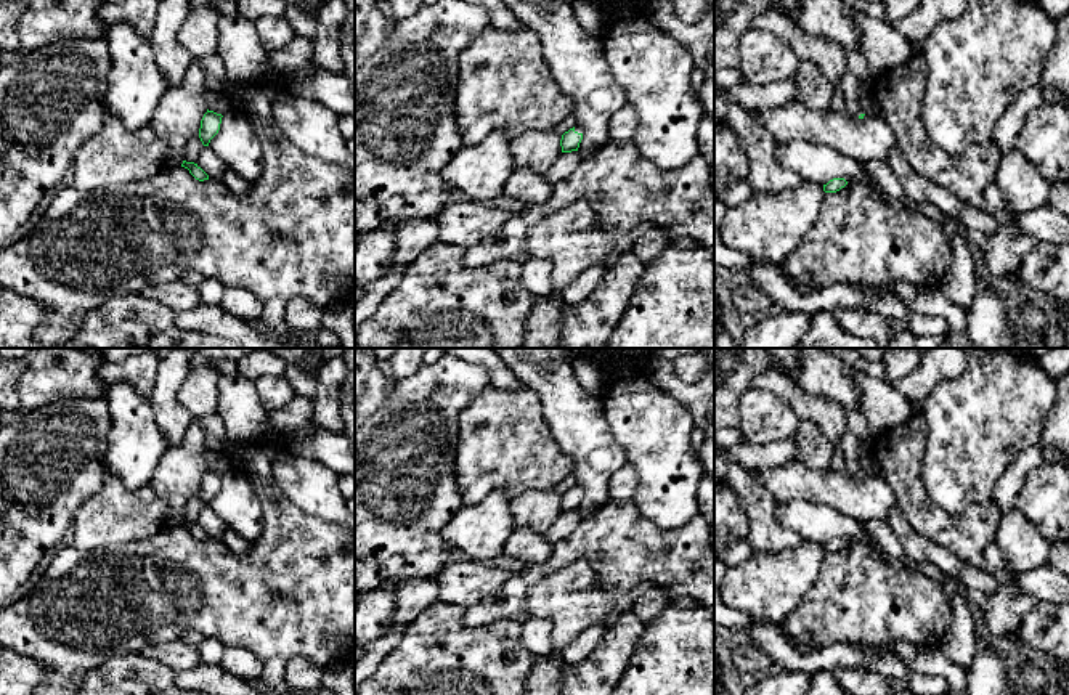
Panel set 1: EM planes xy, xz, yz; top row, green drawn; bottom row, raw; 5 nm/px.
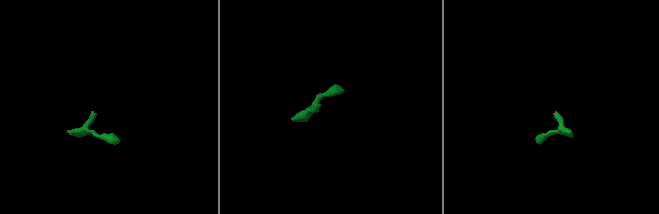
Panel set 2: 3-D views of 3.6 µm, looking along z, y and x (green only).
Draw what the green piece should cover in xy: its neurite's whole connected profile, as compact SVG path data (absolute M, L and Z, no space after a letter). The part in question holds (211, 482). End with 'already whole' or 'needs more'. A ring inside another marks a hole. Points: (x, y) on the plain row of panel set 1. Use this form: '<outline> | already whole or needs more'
M209 470L204 473L199 488L199 498L204 506L209 506L210 499L218 493L222 483L222 473Z | already whole

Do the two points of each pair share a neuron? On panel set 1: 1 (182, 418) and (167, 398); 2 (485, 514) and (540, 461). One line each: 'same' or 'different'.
1: same
2: different

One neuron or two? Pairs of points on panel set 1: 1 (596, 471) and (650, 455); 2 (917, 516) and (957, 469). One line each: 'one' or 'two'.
1: two
2: two

